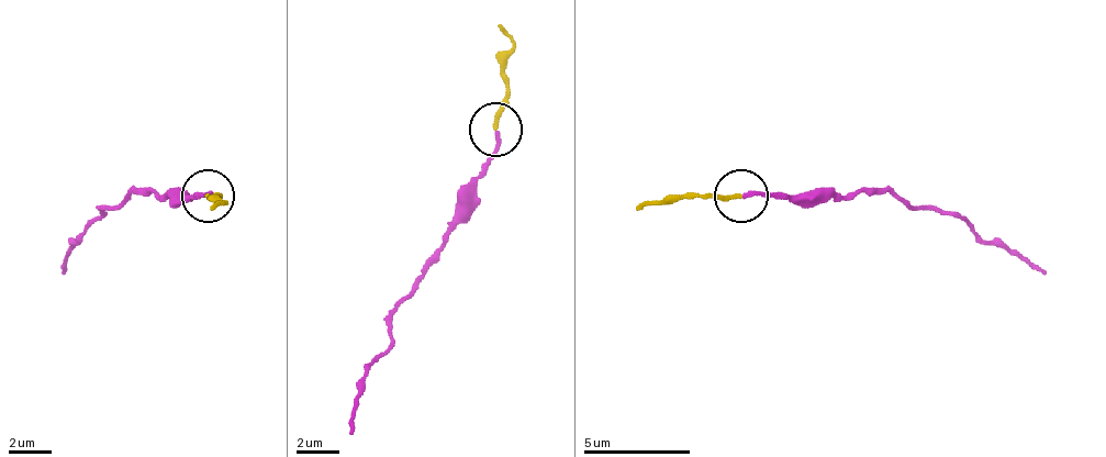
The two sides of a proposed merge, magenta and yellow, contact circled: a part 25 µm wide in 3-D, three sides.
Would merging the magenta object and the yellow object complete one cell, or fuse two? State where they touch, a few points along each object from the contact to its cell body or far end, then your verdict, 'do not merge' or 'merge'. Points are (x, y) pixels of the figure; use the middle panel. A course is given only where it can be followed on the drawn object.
(495, 129) | magenta via (496, 133), (476, 208), (422, 282), (390, 320), (390, 342), (364, 374), (353, 432) | yellow via (496, 127), (513, 42), (496, 26) | do not merge

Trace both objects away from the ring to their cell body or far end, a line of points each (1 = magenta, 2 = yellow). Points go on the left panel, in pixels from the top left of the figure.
1: (209, 194), (134, 189), (102, 210), (70, 248), (65, 275)
2: (209, 194), (225, 200), (209, 210)

